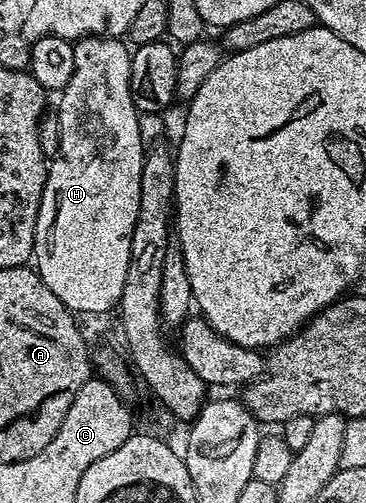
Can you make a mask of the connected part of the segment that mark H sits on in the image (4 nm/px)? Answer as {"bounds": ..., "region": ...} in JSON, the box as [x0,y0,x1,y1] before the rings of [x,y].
{"bounds":[33,36,145,314],"region":[[[83,36],[74,41],[73,74],[69,82],[62,88],[59,97],[59,155],[50,161],[45,178],[45,186],[41,194],[41,206],[37,210],[37,226],[35,227],[35,250],[33,267],[39,277],[61,298],[61,302],[72,314],[79,312],[107,312],[118,305],[121,290],[125,290],[125,274],[129,270],[129,242],[133,234],[133,226],[137,226],[137,206],[141,206],[141,166],[145,155],[145,143],[138,129],[139,111],[135,108],[131,93],[131,54],[132,49],[115,36]]]}

